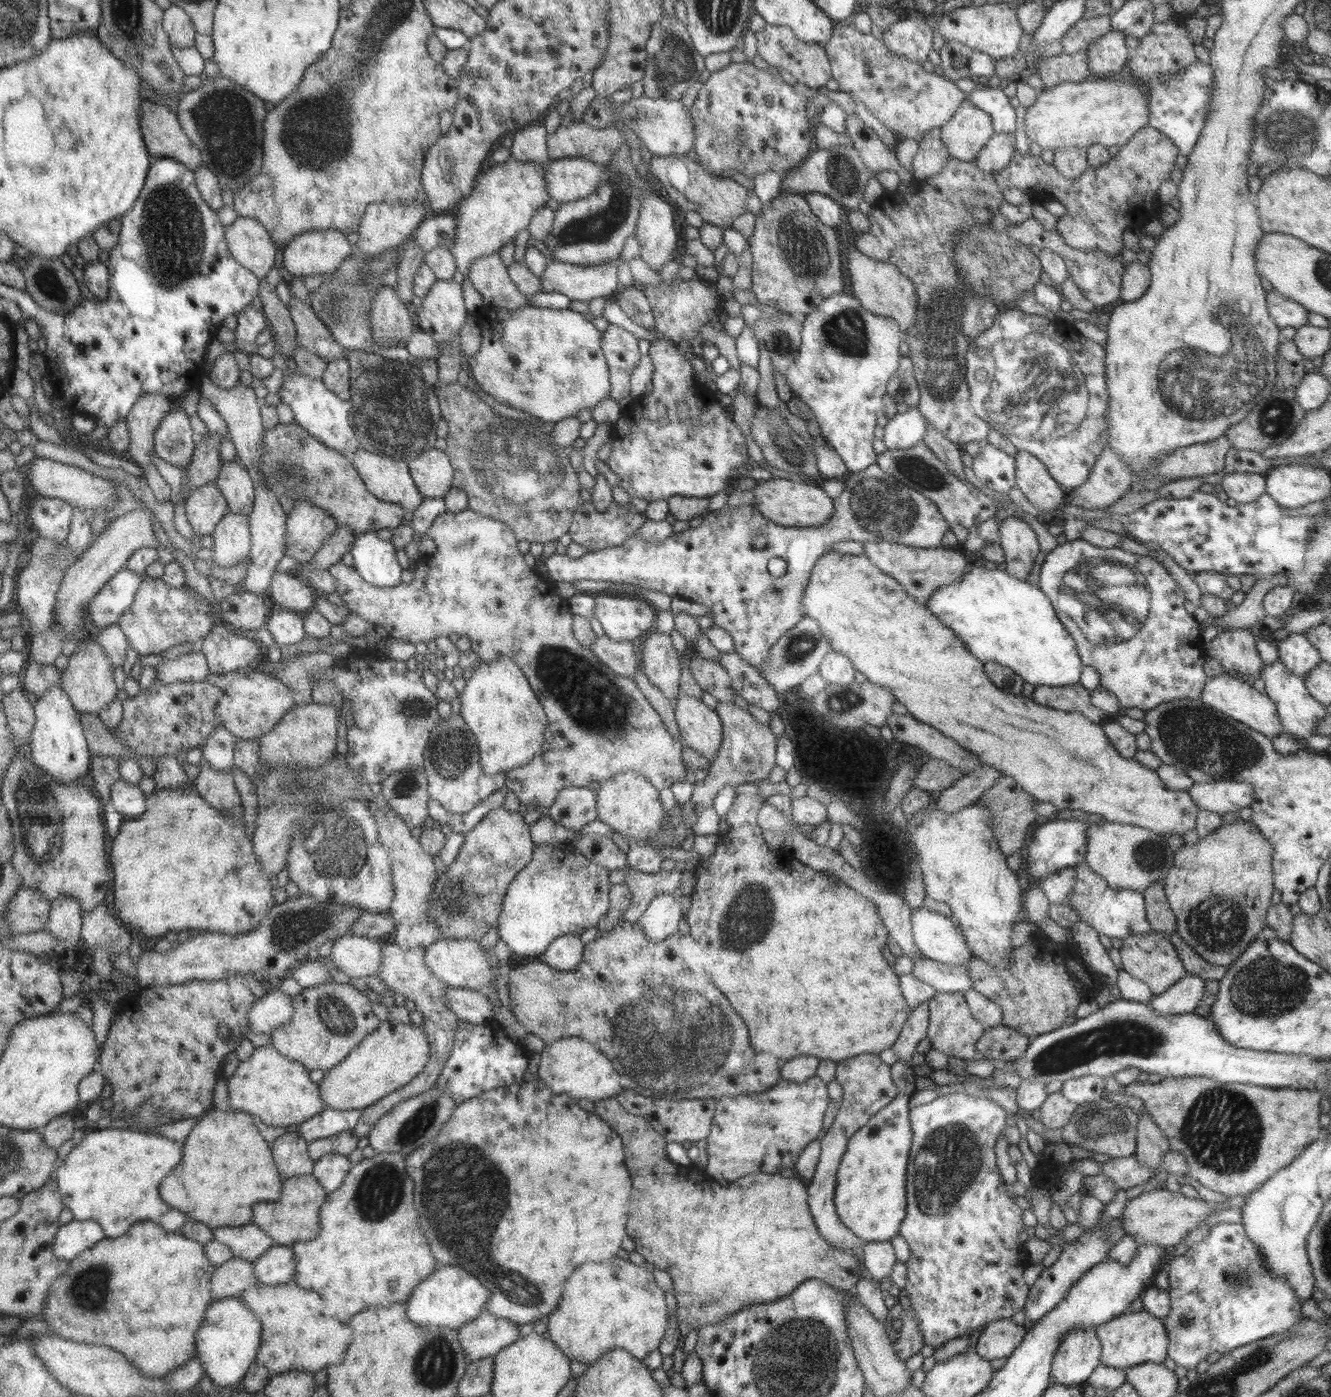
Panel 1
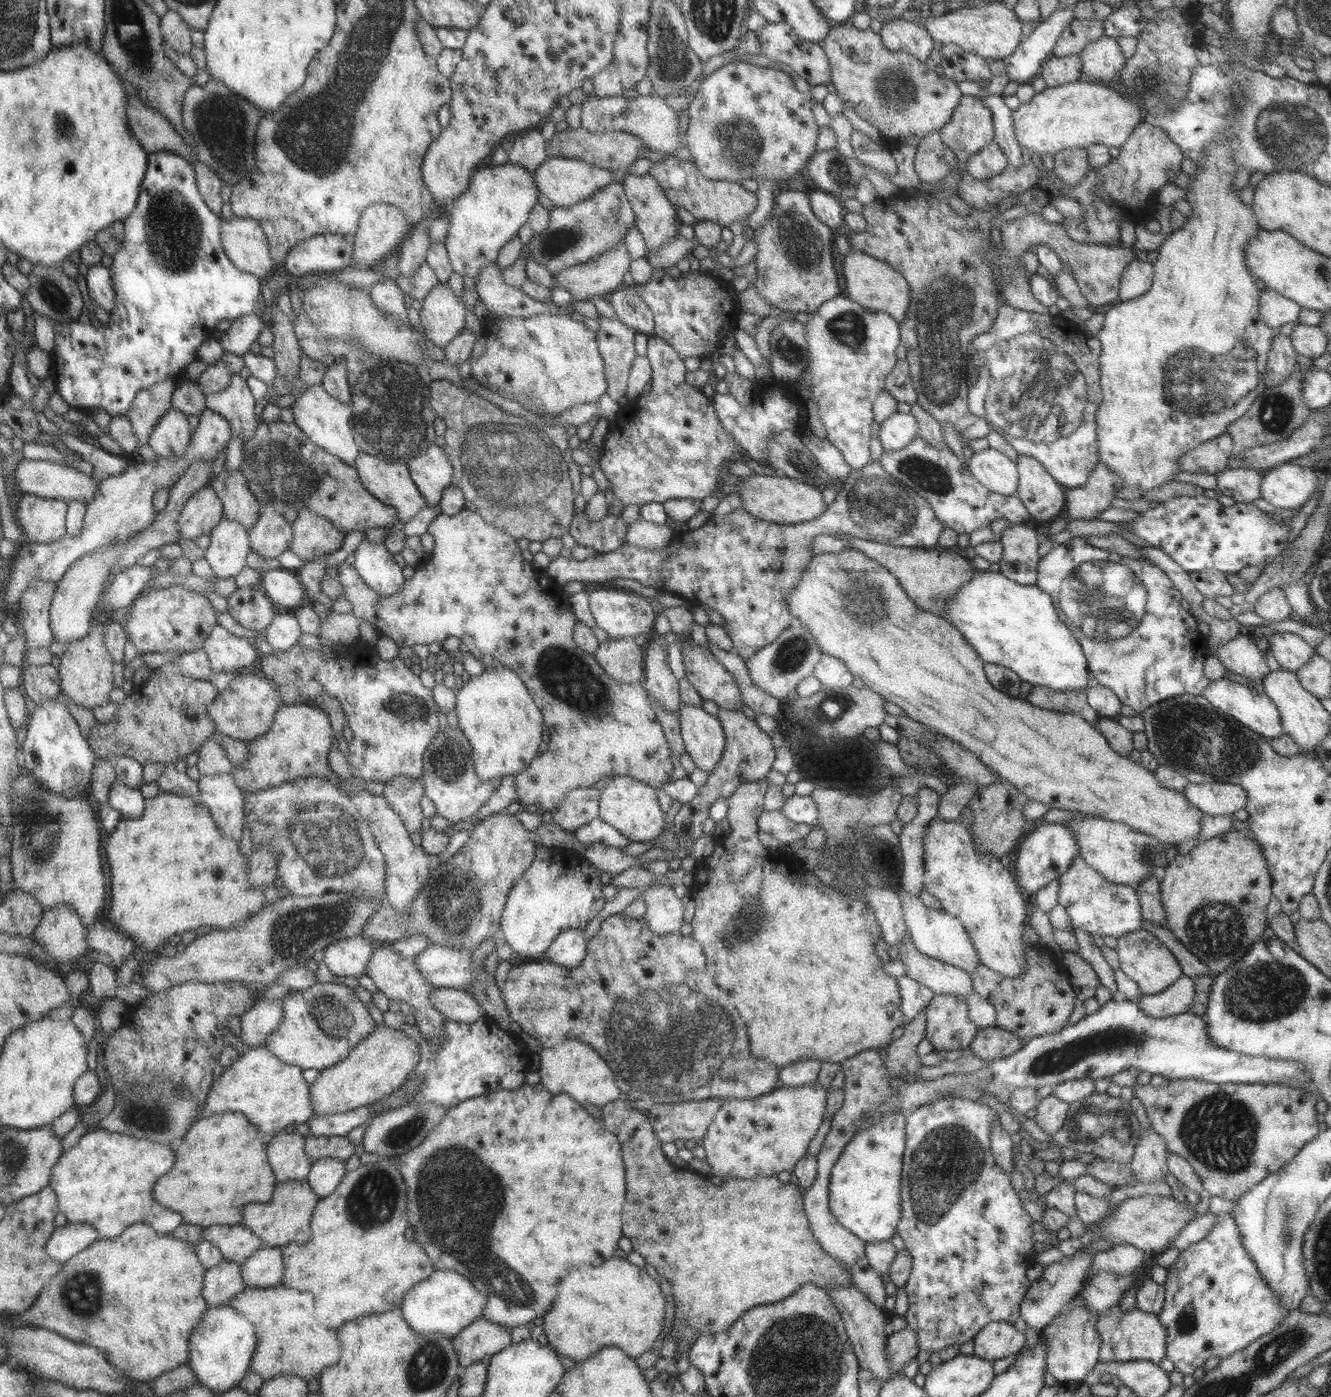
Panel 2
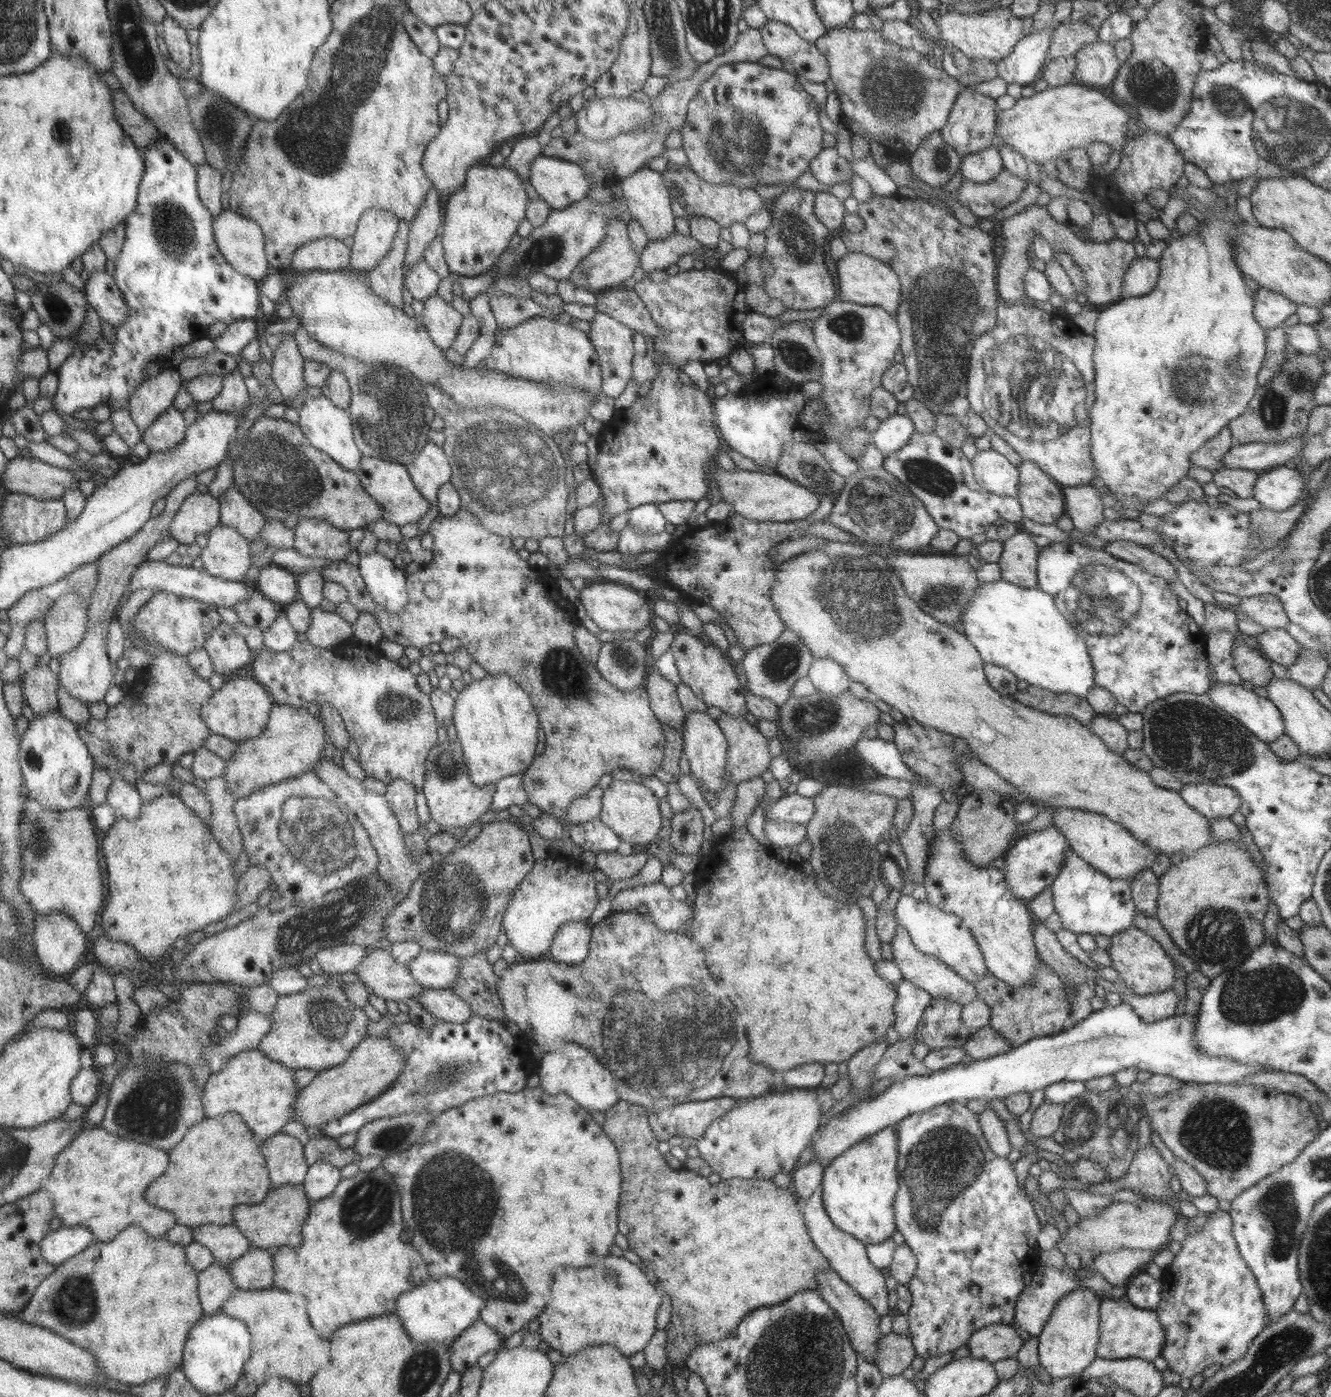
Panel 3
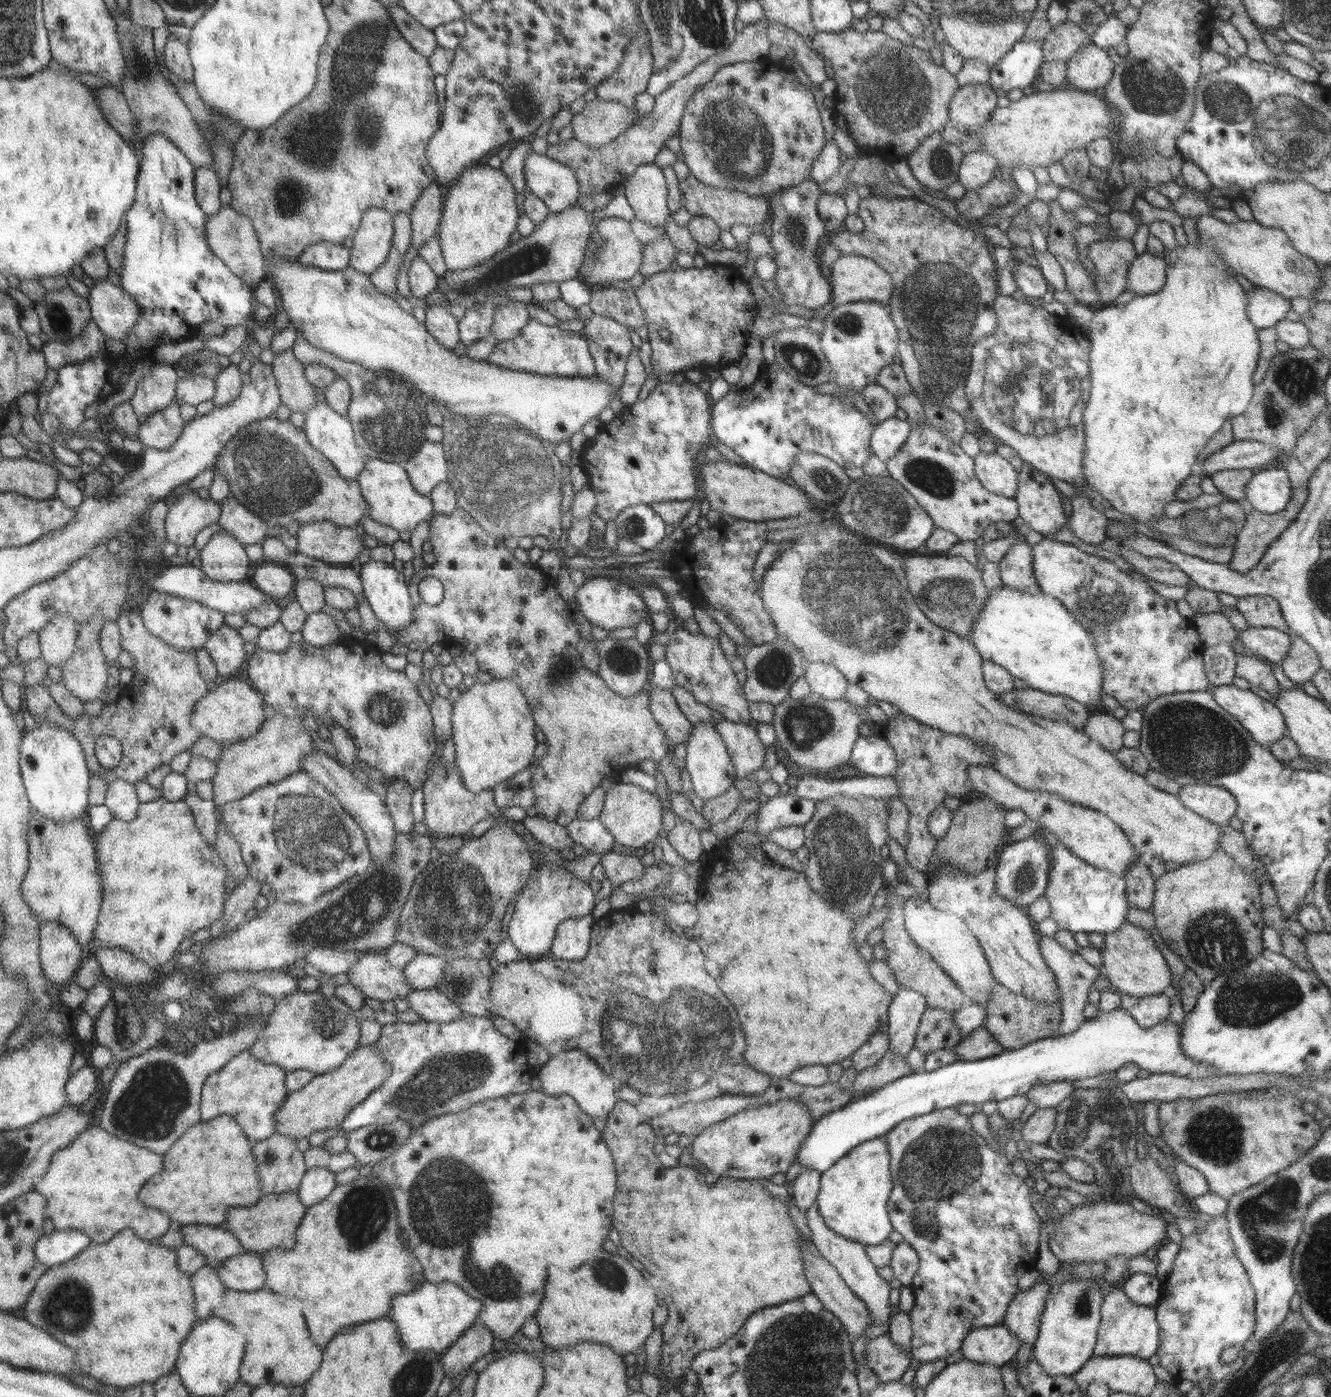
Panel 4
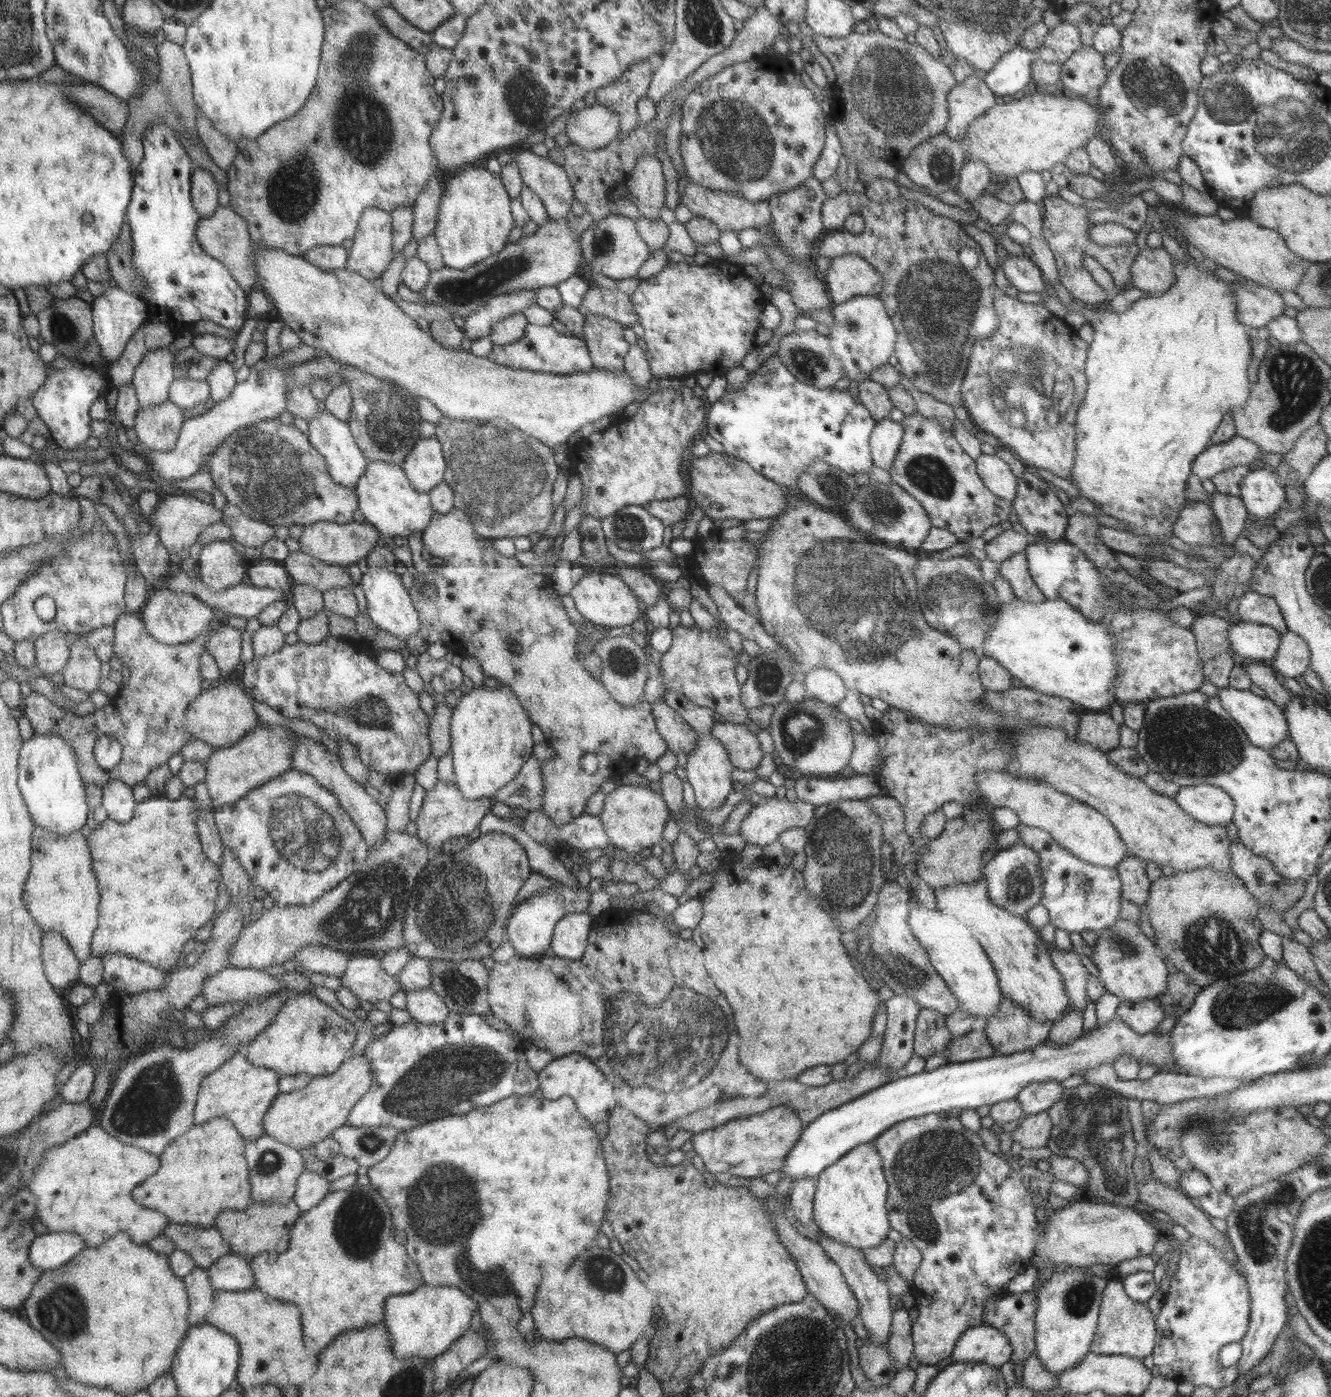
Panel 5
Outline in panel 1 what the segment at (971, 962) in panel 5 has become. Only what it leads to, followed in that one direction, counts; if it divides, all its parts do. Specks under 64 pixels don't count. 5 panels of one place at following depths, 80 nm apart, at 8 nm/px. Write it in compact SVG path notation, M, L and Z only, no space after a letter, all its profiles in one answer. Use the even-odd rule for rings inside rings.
M912 908L911 925L914 945L924 957L946 965L969 965L973 954L963 931L940 909Z

